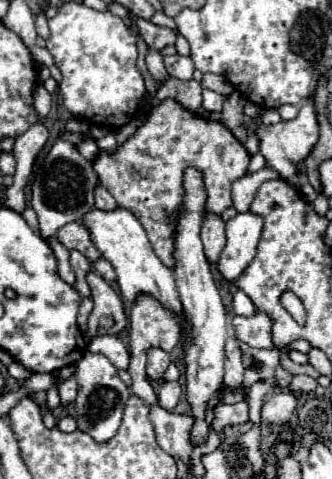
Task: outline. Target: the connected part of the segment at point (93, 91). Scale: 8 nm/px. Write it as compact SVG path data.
M78 1L60 5L56 17L48 21L48 27L52 33L46 41L46 49L62 71L60 91L64 107L74 117L84 117L90 123L102 123L112 129L116 129L116 125L126 125L144 95L144 79L136 67L136 37L130 27L120 17L108 11L94 11Z

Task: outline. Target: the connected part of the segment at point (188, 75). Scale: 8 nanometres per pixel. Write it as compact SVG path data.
M176 55L176 63L164 63L166 71L170 77L176 77L176 79L192 79L192 73L194 73L194 63L190 57L182 57L182 55Z

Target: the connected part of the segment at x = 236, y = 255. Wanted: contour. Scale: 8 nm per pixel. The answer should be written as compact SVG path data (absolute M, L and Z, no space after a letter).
M238 213L236 217L232 217L228 223L226 223L226 247L218 259L218 271L222 273L222 277L226 281L236 281L242 271L250 265L250 261L256 257L256 247L258 247L258 241L262 237L262 217L254 215L254 213Z

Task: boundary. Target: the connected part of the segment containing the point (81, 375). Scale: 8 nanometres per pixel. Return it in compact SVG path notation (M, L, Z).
M84 353L84 357L78 361L78 371L76 371L76 381L78 381L78 397L76 397L76 423L78 429L88 433L96 443L106 443L110 441L120 423L122 415L126 409L128 399L132 397L128 385L118 377L116 367L100 353Z

